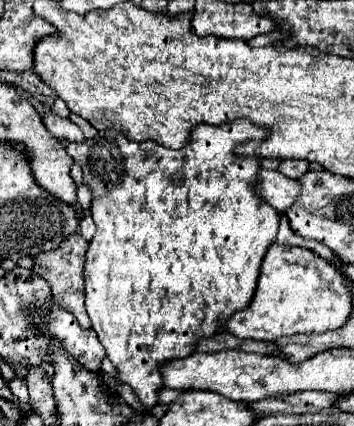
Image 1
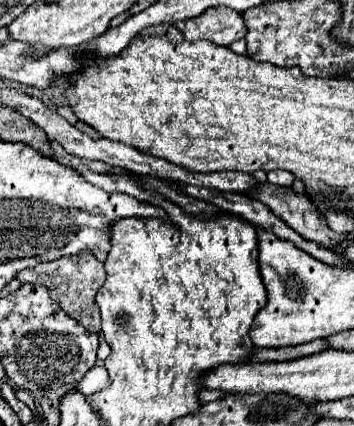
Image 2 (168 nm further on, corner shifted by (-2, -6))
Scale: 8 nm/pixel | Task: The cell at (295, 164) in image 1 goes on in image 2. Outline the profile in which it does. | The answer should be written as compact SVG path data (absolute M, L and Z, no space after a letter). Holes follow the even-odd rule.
M271 170L267 174L267 180L271 184L277 184L277 186L291 186L293 180L295 180L295 174L289 172L289 170Z

